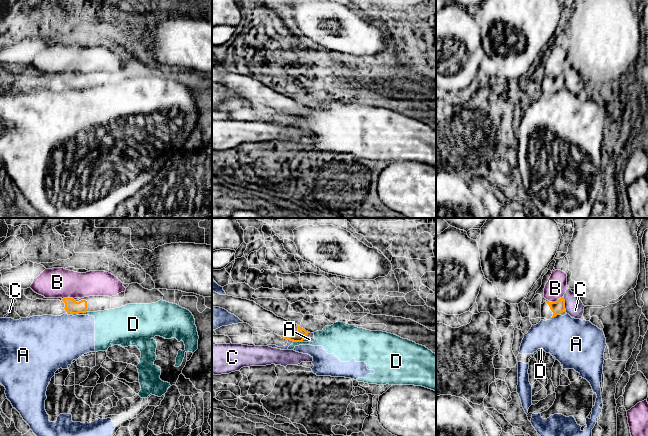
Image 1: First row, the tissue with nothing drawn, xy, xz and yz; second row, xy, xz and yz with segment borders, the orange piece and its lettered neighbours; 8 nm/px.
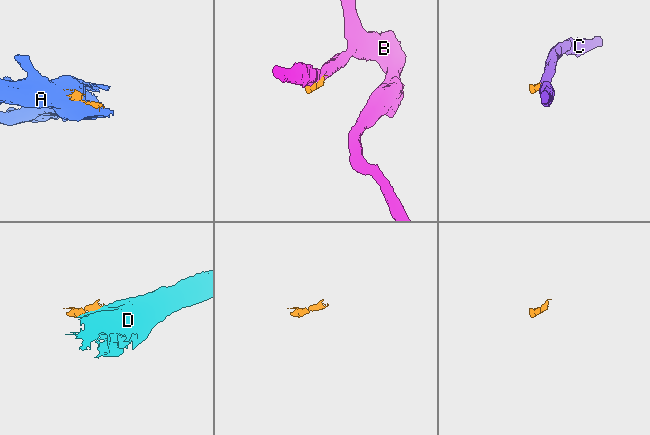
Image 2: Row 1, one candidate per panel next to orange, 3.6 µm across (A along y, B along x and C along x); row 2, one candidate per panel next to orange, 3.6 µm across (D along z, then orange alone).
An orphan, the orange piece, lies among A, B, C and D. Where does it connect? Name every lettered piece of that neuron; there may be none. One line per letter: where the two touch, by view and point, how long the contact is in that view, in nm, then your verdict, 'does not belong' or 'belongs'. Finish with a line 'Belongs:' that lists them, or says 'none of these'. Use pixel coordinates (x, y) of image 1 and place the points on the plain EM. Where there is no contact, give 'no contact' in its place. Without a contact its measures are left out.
A: meets orange in yz at (555, 92); contact 70 nm long; does not belong
B: meets orange in yz at (557, 76); contact 120 nm long; does not belong
C: meets orange in yz at (564, 80); contact 120 nm long; does not belong
D: meets orange in xy at (76, 89); contact 160 nm long; does not belong
Belongs: none of these

